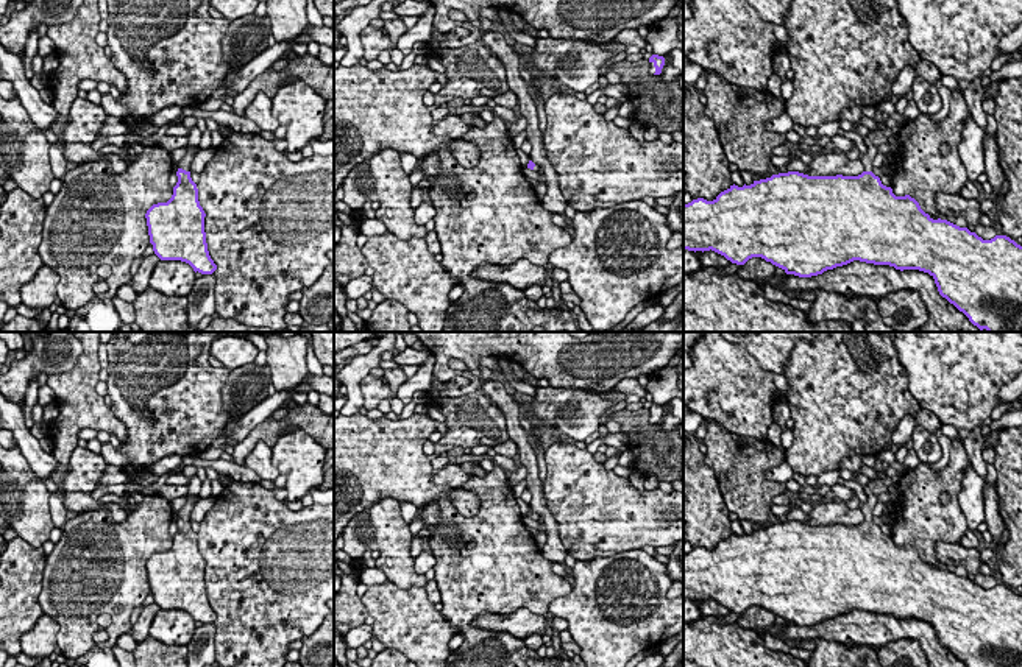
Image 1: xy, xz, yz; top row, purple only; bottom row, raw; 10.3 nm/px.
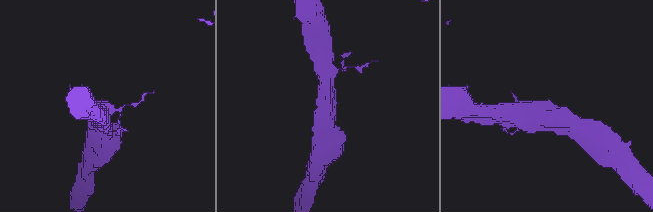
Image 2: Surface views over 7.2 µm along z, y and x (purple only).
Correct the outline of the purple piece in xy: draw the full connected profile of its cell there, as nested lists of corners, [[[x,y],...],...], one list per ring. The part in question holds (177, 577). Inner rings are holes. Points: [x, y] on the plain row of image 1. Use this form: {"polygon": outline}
{"polygon": [[[193,475],[187,485],[187,502],[178,511],[178,531],[167,552],[153,553],[147,563],[150,592],[161,609],[181,609],[193,620],[212,623],[217,614],[209,605],[204,559],[198,550],[197,533],[190,527],[190,511],[198,500],[201,480]]]}

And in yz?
{"polygon": [[[869,494],[861,506],[864,521],[858,525],[808,525],[799,521],[772,524],[751,535],[730,535],[713,550],[704,547],[683,553],[683,600],[715,600],[736,614],[752,606],[782,617],[786,623],[811,626],[853,609],[889,614],[896,619],[928,622],[938,641],[967,667],[1022,667],[1022,595],[1006,584],[983,589],[967,577],[947,569],[933,569],[910,544],[896,545],[872,519],[878,496]]]}

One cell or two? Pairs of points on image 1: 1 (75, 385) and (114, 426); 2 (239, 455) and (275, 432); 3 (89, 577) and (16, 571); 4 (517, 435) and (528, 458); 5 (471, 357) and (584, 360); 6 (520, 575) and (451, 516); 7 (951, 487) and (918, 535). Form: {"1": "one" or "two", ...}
{"1": "one", "2": "one", "3": "two", "4": "one", "5": "one", "6": "one", "7": "one"}

